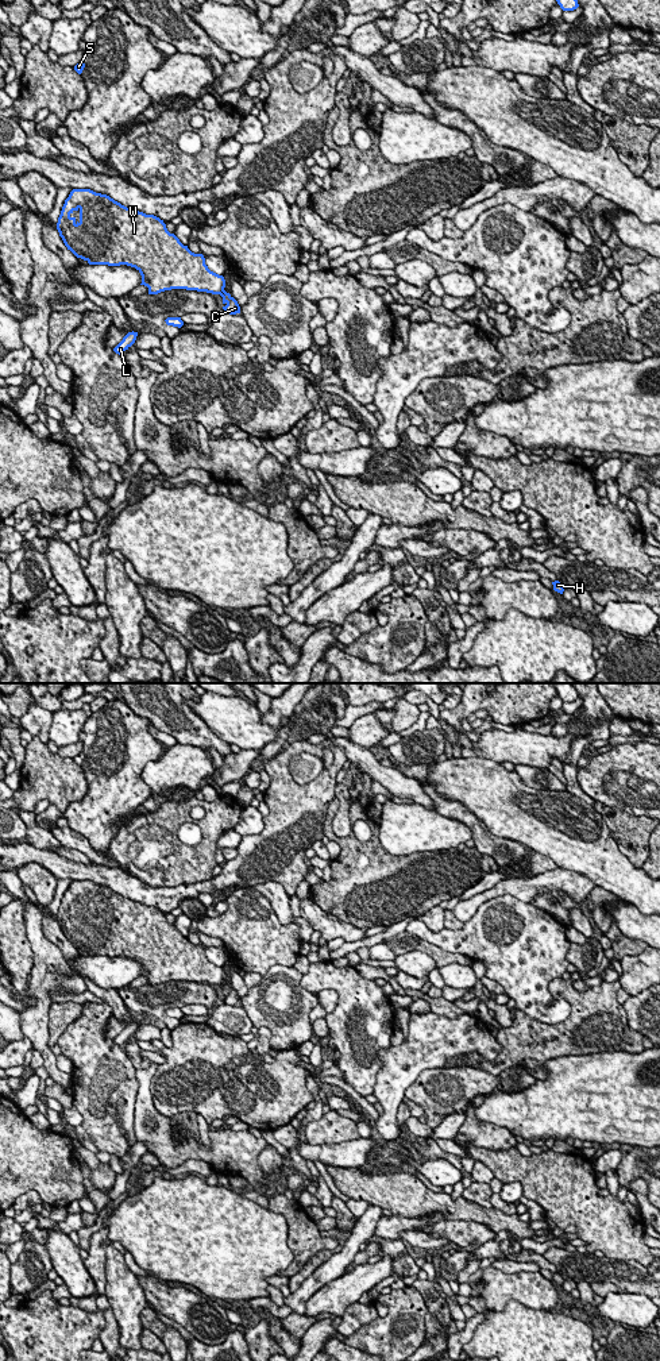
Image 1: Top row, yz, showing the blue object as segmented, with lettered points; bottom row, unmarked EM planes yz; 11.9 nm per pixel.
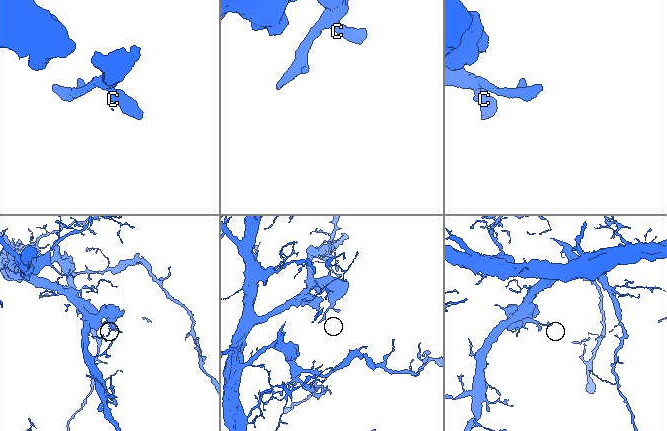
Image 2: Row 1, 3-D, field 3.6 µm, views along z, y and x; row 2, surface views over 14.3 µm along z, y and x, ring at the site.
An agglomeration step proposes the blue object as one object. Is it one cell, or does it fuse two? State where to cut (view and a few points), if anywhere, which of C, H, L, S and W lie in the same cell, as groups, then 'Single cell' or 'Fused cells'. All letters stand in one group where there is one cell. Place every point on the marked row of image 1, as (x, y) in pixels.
Split along yz (231, 297), (227, 304). Groups: C / H L S W. Fused cells

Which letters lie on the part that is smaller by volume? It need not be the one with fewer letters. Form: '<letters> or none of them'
C

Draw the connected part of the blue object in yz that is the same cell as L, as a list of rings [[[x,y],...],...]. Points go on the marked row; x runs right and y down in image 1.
[[[128,332],[123,340],[113,348],[113,351],[119,355],[123,355],[126,350],[128,350],[136,340],[138,332]]]

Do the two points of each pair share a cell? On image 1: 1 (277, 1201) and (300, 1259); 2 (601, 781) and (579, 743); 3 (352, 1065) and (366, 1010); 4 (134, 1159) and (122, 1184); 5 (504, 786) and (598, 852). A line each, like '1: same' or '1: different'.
1: same
2: different
3: same
4: same
5: same

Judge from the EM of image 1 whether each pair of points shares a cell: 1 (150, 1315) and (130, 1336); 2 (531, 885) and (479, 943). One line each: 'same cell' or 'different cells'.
1: different cells
2: different cells

